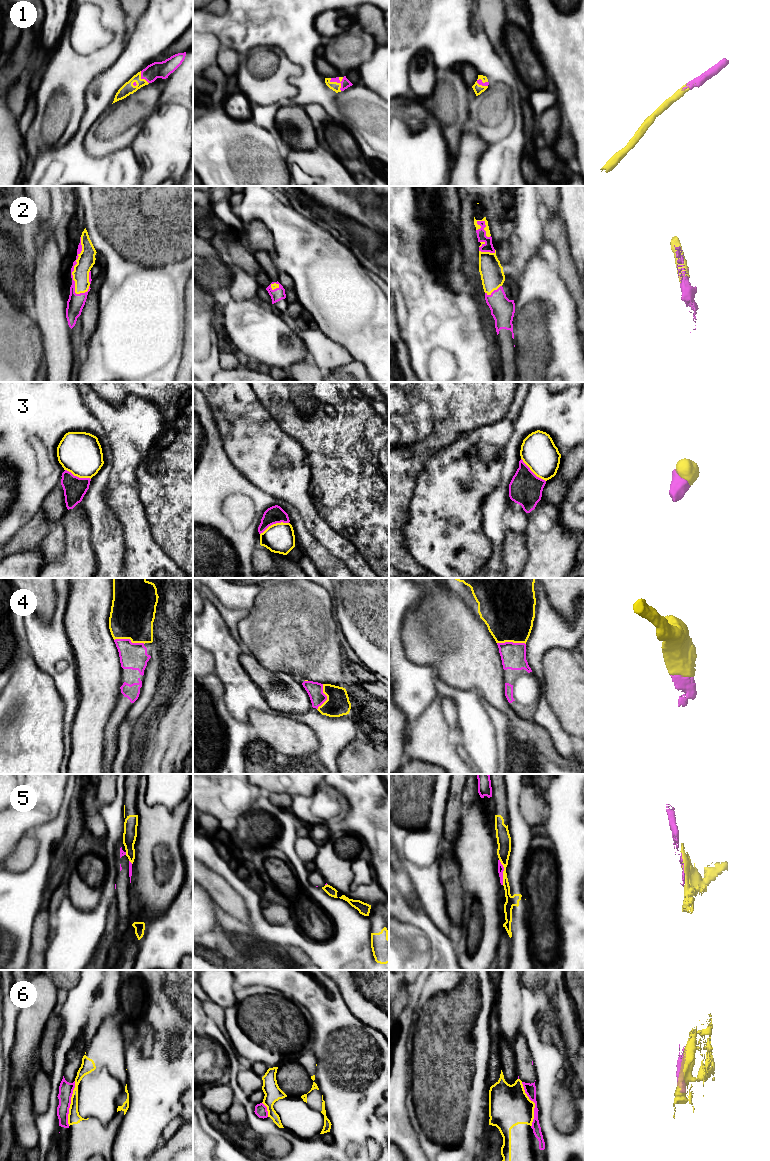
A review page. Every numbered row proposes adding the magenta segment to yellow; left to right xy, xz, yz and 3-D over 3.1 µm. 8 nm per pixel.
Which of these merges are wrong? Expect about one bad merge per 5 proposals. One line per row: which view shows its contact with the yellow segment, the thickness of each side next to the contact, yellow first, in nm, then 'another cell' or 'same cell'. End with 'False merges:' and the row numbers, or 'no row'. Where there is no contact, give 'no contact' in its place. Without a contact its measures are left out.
1: xz | 70/80 nm | same cell
2: xy | 140/80 nm | same cell
3: xz | 240/140 nm | same cell
4: xy | 360/220 nm | same cell
5: yz | 110/50 nm | another cell
6: yz | 320/100 nm | another cell
False merges: 5, 6

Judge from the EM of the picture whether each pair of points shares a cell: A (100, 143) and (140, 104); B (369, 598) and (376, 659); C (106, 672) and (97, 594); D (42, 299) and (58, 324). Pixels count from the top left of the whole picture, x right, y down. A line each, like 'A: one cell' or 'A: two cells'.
A: one cell
B: one cell
C: one cell
D: one cell

